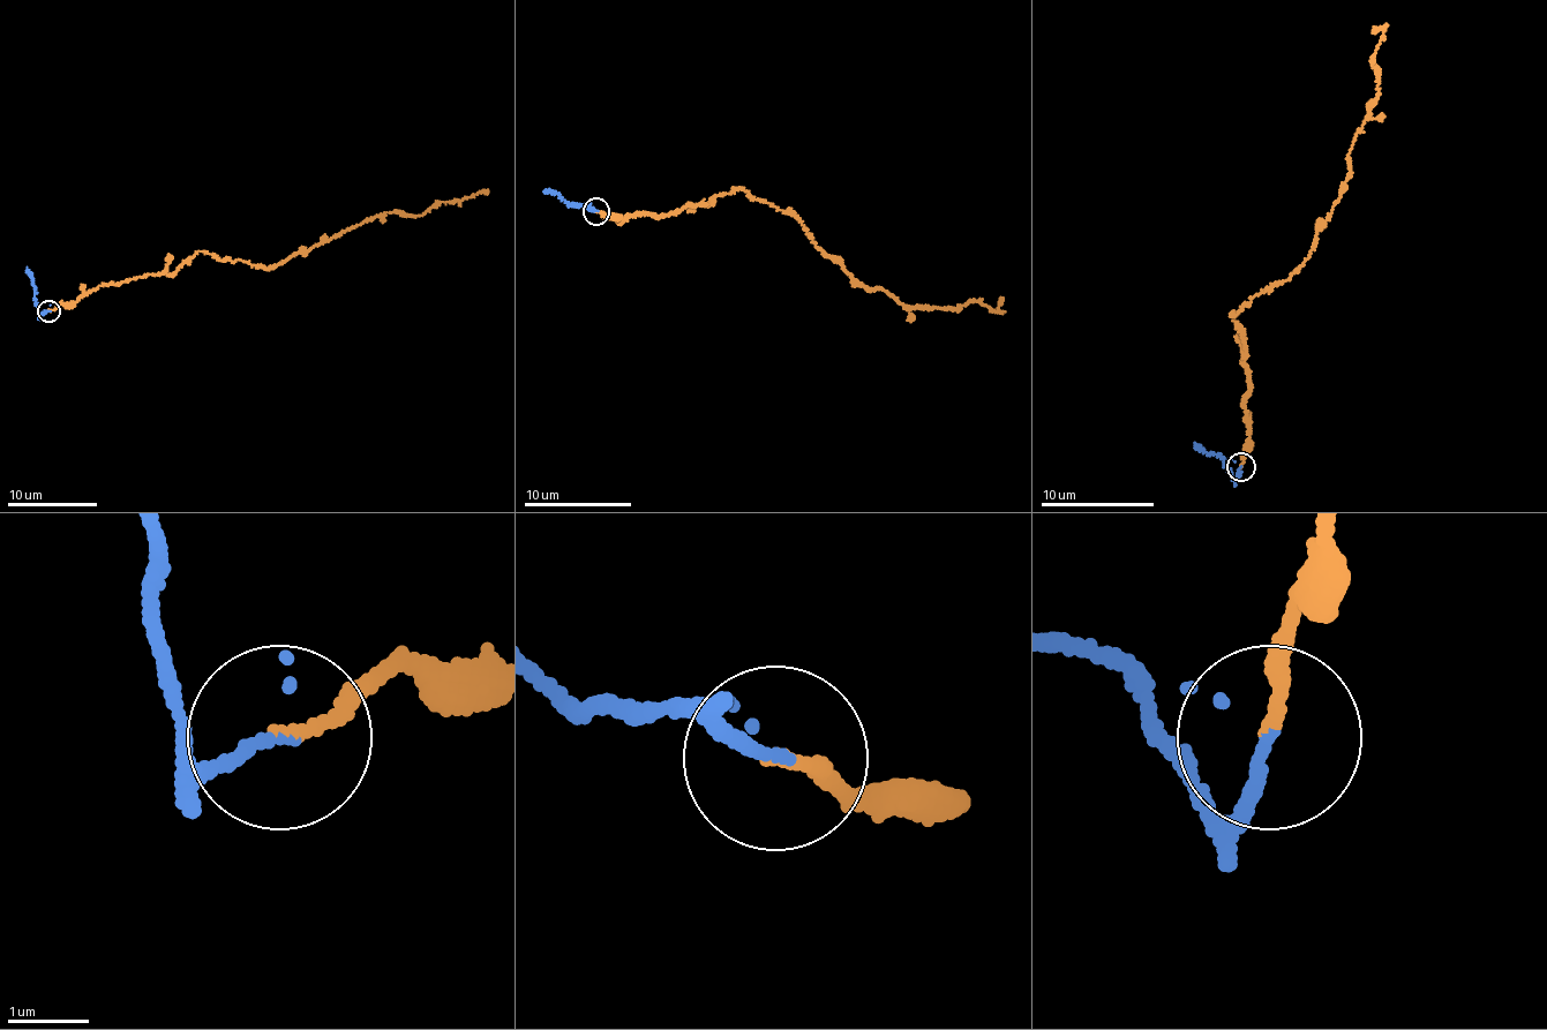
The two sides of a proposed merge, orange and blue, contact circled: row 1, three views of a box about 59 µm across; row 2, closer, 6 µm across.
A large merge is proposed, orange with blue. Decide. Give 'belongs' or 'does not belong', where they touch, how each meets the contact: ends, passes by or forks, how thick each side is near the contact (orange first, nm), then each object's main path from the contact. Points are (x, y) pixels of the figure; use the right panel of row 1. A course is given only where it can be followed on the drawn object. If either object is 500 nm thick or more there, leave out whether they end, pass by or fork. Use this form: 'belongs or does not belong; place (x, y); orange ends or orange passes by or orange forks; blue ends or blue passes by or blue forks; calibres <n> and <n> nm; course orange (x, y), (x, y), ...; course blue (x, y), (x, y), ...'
does not belong; place (1241, 467); orange ends; blue passes by; calibres 150 and 100 nm; course orange (1240, 467), (1251, 381), (1232, 315), (1308, 257), (1380, 94), (1372, 55), (1384, 31), (1373, 31); course blue (1240, 467), (1236, 478), (1228, 464), (1195, 443)

